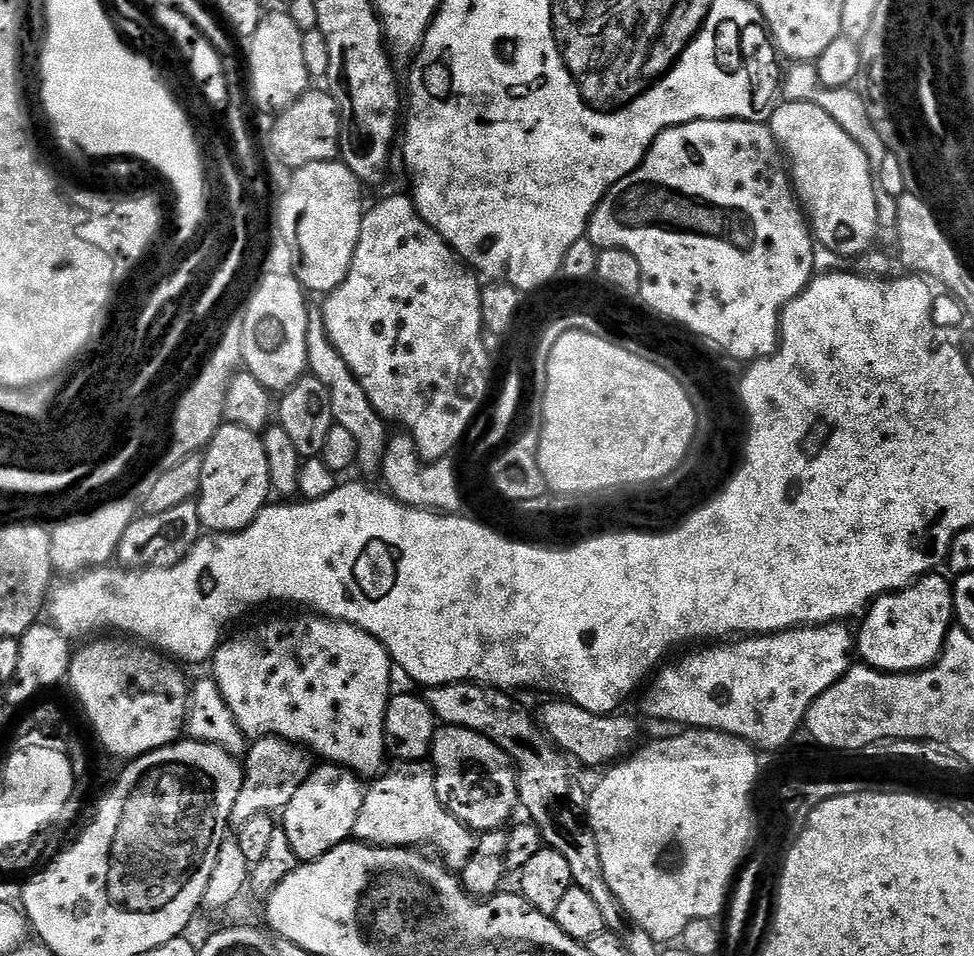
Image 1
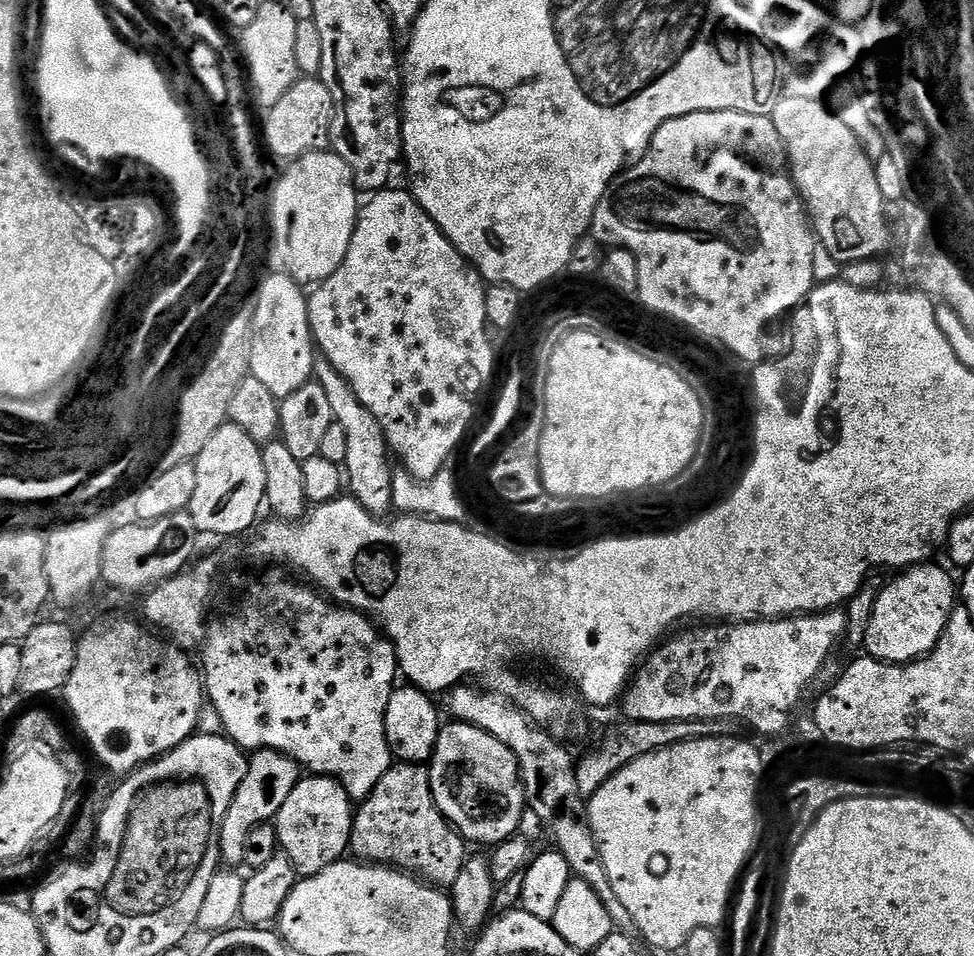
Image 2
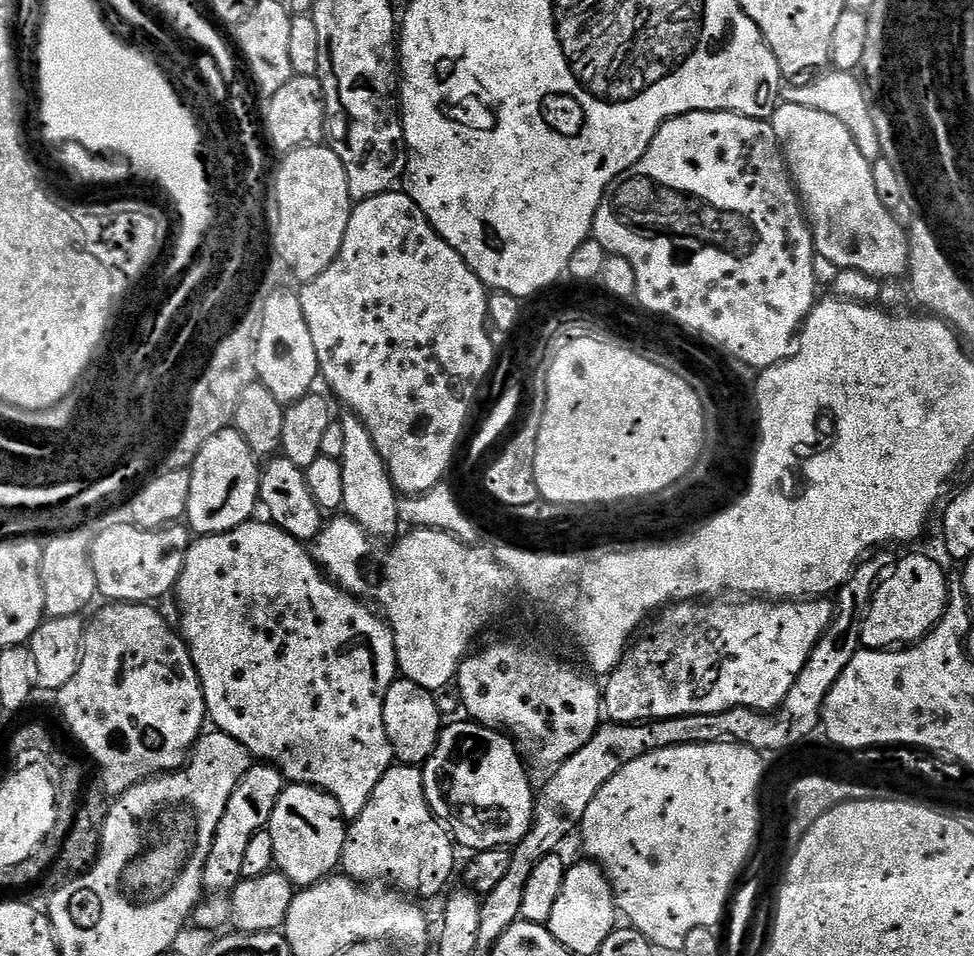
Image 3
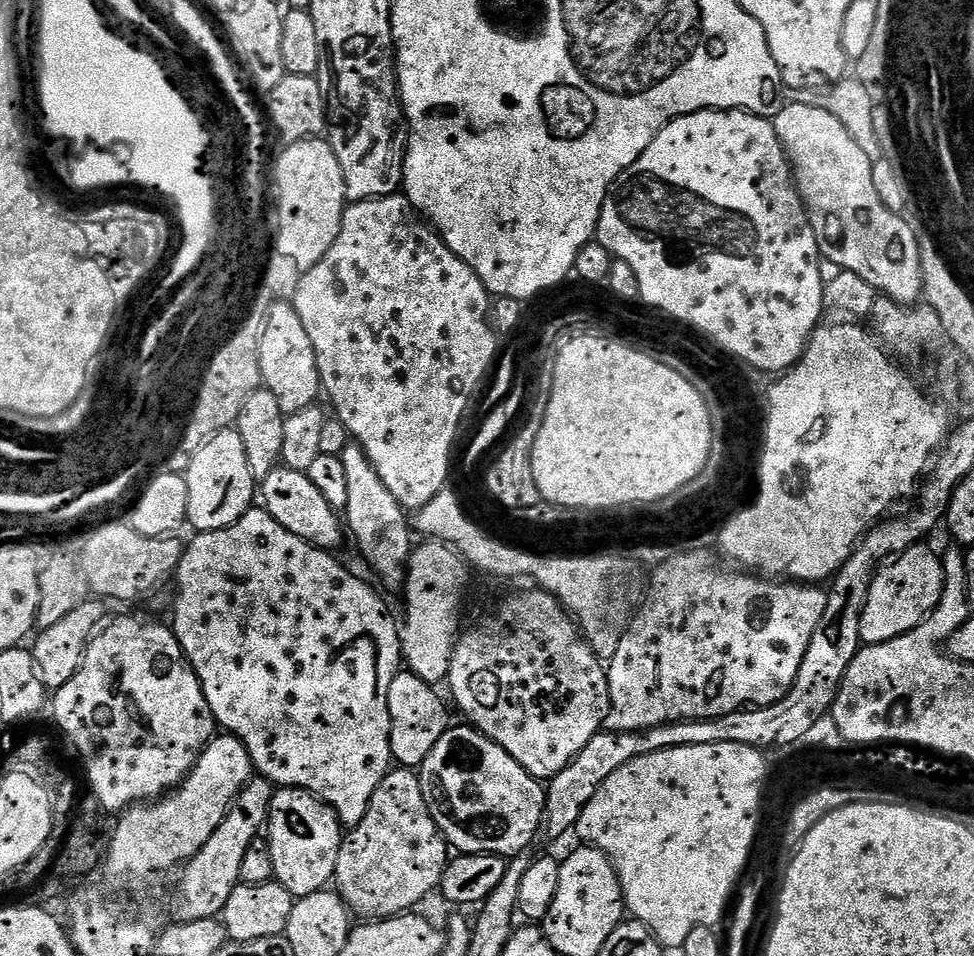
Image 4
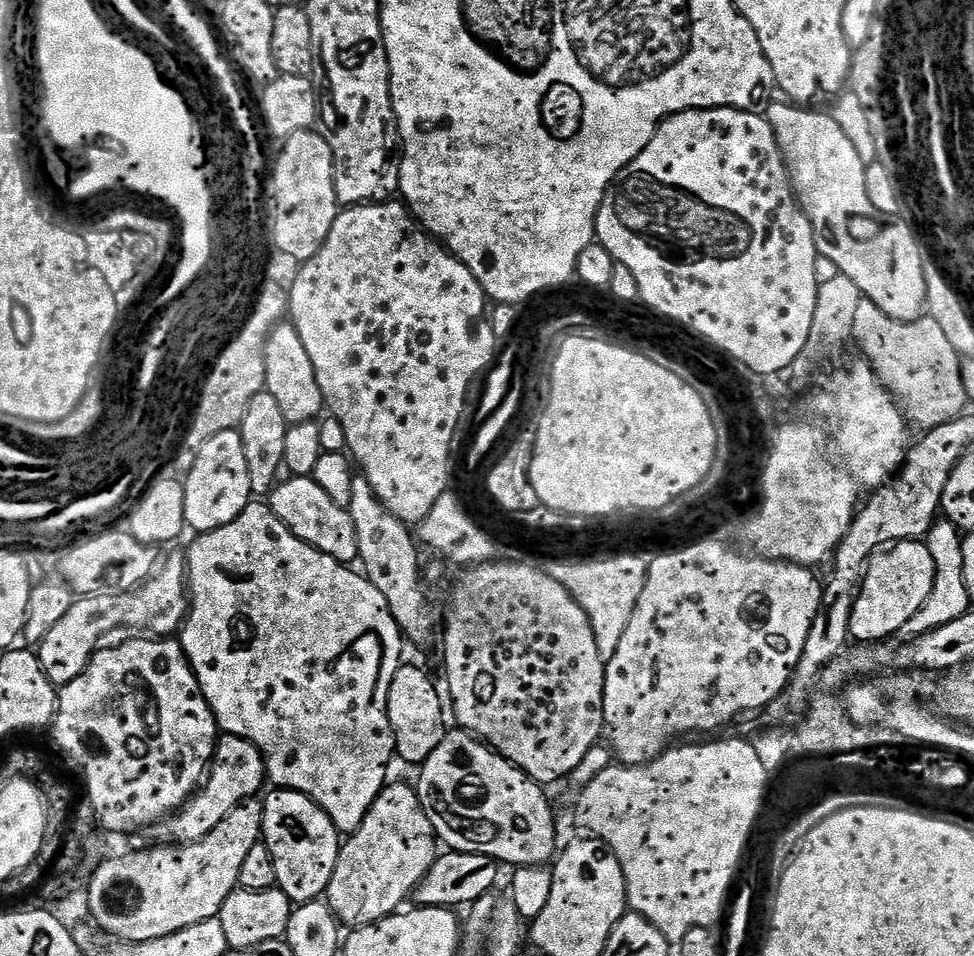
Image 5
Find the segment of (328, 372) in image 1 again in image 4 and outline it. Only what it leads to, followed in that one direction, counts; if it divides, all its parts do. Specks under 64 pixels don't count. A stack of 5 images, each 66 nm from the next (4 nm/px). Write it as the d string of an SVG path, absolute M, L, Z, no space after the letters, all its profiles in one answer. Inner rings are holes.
M350 442L340 456L346 471L346 488L349 501L344 509L344 518L349 533L356 538L356 544L365 560L390 590L399 591L407 577L408 562L414 550L412 531L406 510L390 490L383 485L373 464L359 444Z

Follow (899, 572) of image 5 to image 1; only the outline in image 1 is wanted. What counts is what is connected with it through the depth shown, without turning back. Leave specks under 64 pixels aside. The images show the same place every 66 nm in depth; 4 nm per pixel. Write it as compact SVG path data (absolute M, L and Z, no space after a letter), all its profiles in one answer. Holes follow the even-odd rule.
M929 574L920 577L907 588L901 588L898 592L887 592L873 600L863 617L864 625L858 628L858 639L854 648L865 665L877 668L879 672L918 672L922 668L929 668L940 656L944 648L944 639L949 630L954 626L954 613L952 610L952 586L953 581L947 580L941 574Z

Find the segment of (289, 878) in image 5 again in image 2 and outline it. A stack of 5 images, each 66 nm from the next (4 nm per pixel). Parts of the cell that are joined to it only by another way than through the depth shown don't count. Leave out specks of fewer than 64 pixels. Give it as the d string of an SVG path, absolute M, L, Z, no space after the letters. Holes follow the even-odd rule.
M308 774L292 787L290 798L286 798L286 802L282 802L282 810L278 810L274 823L283 855L290 858L290 862L301 877L313 876L326 870L326 866L341 859L349 851L352 842L353 815L354 801L352 797L331 776Z

